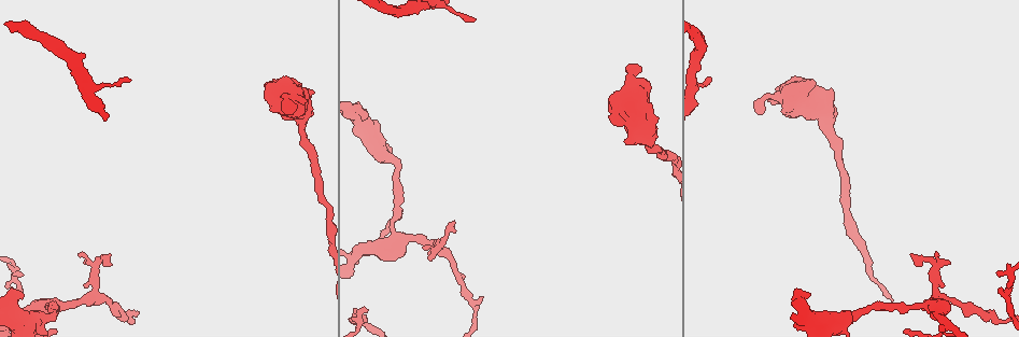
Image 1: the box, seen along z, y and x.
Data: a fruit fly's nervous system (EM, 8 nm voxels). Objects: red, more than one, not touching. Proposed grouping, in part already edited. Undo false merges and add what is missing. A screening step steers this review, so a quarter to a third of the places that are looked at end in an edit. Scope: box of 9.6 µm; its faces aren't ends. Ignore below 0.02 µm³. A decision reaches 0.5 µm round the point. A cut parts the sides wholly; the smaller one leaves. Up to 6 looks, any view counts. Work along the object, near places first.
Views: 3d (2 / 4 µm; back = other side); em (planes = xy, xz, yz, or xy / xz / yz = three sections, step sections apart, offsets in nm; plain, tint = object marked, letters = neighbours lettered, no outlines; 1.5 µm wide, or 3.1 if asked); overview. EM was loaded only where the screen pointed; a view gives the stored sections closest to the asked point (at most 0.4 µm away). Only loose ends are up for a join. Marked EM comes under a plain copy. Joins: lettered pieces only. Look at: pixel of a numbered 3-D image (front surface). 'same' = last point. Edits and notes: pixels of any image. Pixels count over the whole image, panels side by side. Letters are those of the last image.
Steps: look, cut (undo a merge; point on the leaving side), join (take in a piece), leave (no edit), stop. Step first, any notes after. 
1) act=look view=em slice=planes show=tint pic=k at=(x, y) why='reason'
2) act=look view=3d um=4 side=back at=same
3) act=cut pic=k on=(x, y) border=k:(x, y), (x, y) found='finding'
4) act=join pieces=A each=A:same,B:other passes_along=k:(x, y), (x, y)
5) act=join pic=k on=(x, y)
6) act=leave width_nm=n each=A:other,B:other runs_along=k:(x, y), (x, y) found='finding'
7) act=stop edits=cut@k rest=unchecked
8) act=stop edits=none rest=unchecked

act=look view=3d um=4 pic=1 at=(811, 80) why='an open end'

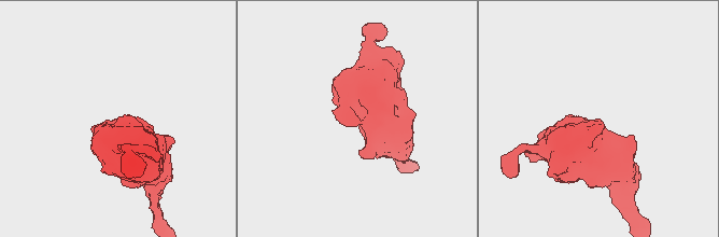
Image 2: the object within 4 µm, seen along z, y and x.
act=look view=em slice=xy step=4 show=letters pic=2 at=(349, 121)

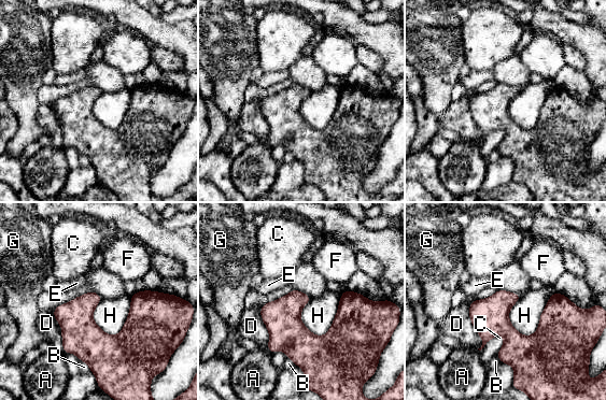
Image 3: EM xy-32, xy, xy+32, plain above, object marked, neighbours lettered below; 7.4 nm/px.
act=leave width_nm=200 each=A:other,B:other,C:other,D:other,E:other,F:other,G:other,H:other border=3:(505, 338), (494, 336), (480, 351) found='none of them fits'

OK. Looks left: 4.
act=look view=em slice=planes show=letters pic=1 at=(476, 18) why='thin end'

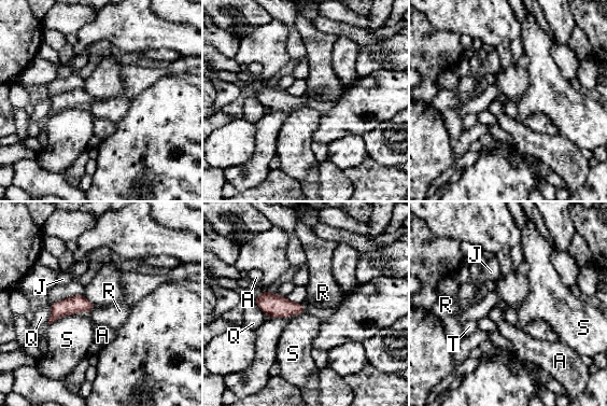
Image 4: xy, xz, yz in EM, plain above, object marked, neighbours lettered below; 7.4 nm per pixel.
act=leave each=A:other,J:other,Q:other,R:other,S:other,T:other found='none of them fits'

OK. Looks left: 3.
act=look view=em slice=planes show=letters pic=1 at=(809, 293) why='stops while still wide'

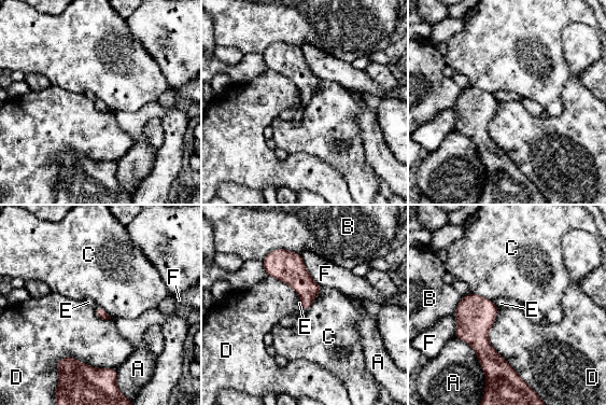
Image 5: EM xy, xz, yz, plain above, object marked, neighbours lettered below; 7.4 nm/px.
act=leave each=A:other,B:other,C:other,D:other,E:other,F:other border=5:(321, 288), (312, 304), (302, 311) found='no lettered piece goes on from it'

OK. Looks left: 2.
act=stop edits=none rest=unchecked

